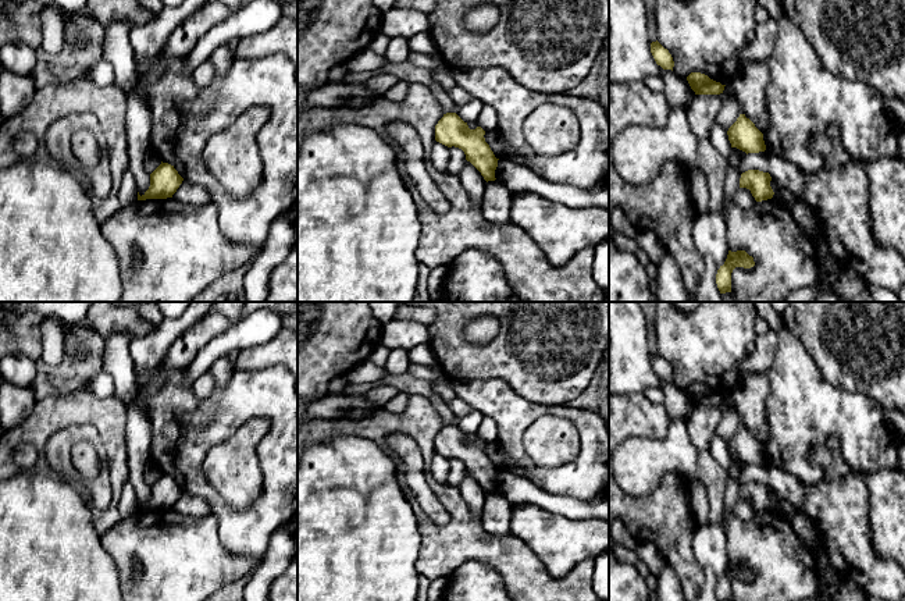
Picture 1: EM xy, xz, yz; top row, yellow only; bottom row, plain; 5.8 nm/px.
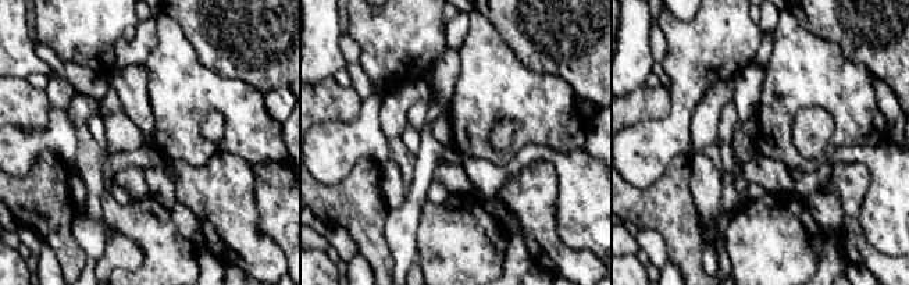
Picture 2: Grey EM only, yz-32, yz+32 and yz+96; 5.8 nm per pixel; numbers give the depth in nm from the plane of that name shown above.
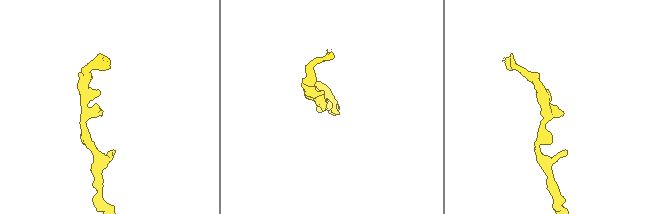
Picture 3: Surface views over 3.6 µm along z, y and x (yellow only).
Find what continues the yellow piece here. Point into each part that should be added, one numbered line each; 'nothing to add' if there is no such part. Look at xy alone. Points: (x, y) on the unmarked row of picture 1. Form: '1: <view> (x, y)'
nothing to add

